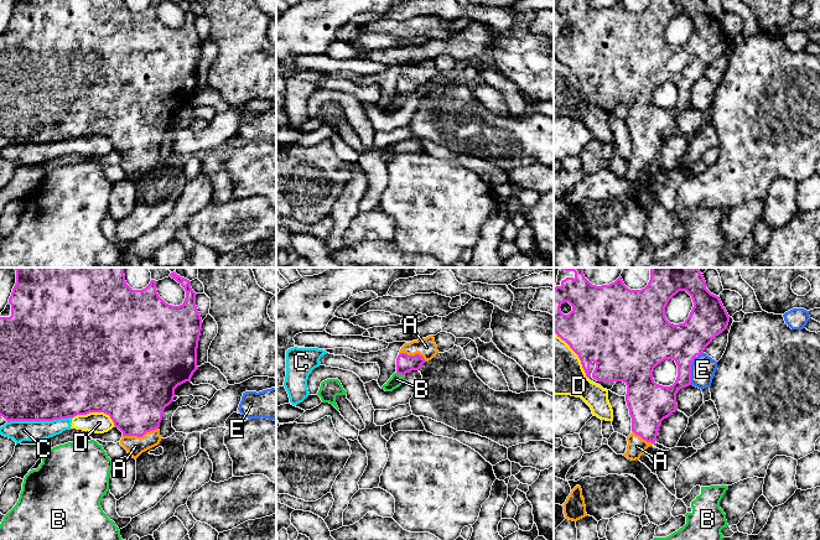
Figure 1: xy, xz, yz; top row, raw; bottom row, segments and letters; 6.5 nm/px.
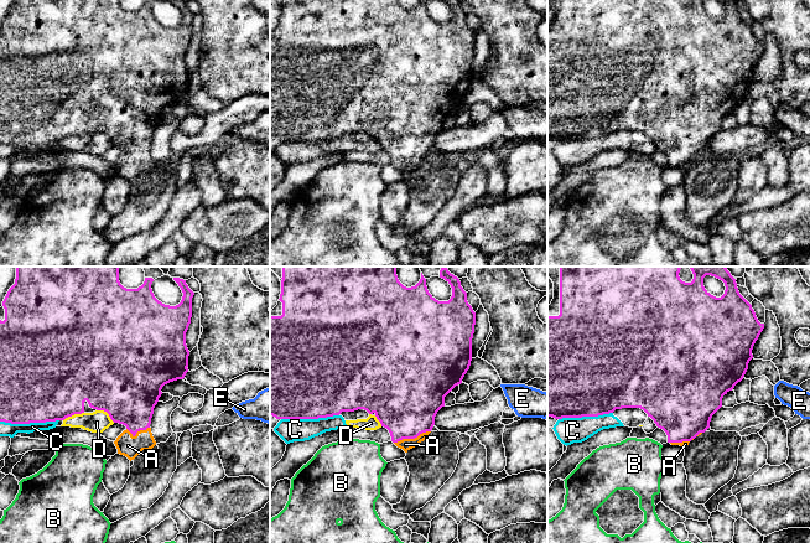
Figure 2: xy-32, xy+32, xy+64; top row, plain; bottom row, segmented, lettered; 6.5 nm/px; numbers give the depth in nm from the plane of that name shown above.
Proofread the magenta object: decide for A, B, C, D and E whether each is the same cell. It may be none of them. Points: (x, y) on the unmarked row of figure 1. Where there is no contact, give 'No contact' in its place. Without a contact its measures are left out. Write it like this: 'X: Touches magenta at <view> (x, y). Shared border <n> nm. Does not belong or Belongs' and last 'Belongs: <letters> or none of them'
A: Touches magenta at xy (140, 159). Shared border 240 nm. Belongs
B: Touches magenta at xz (400, 95). Shared border 50 nm. Does not belong
C: Touches magenta at xy (40, 143). Shared border 420 nm. Does not belong
D: Touches magenta at xy (97, 134). Shared border 280 nm. Does not belong
E: Touches magenta at yz (690, 91). Shared border 240 nm. Does not belong
Belongs: A

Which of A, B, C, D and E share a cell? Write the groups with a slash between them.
A / B / C D / E

